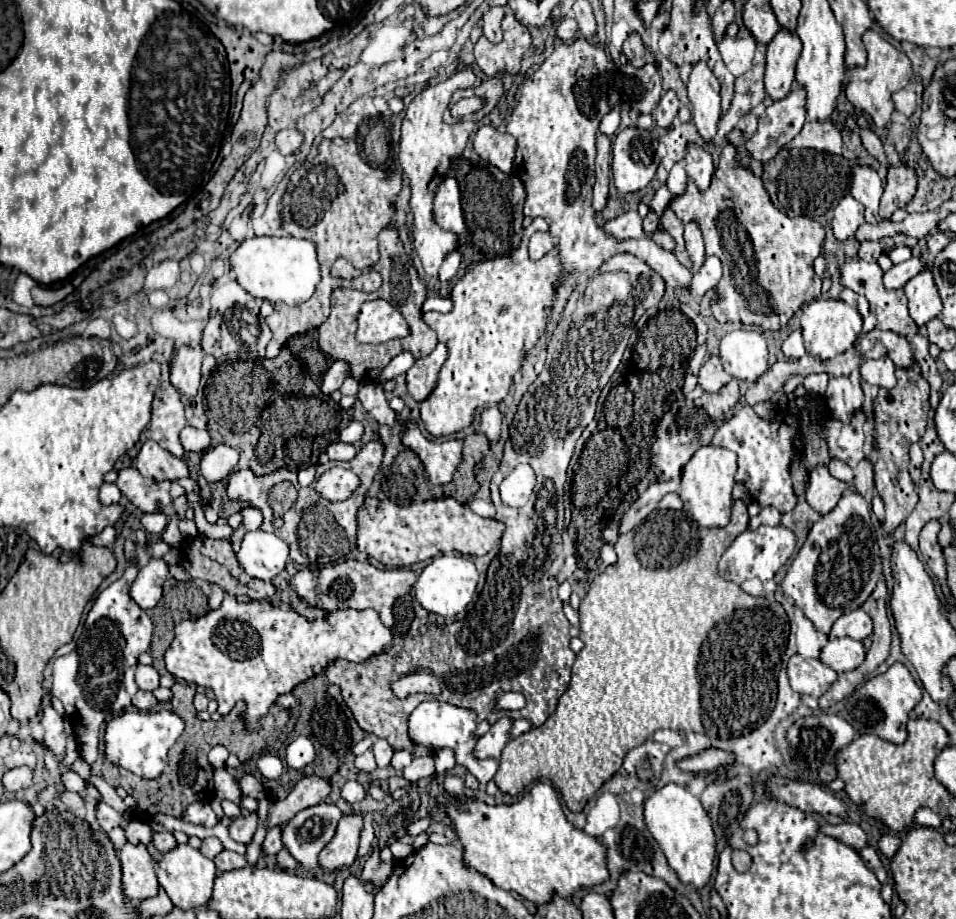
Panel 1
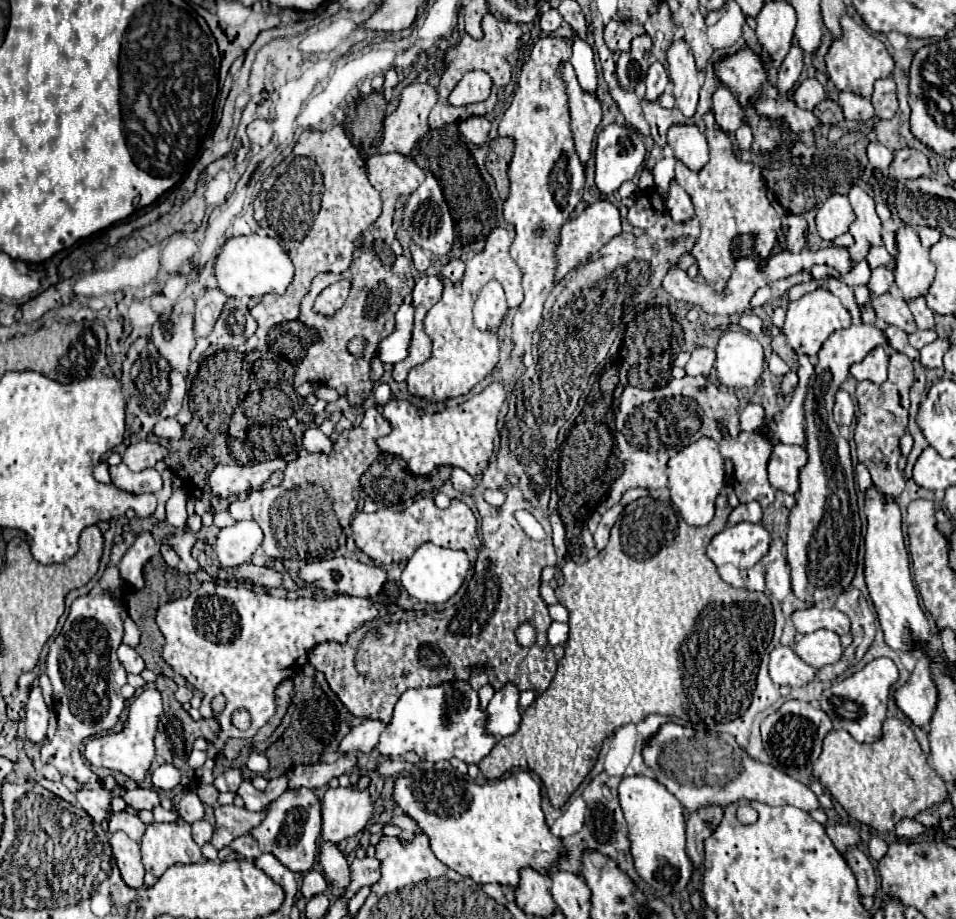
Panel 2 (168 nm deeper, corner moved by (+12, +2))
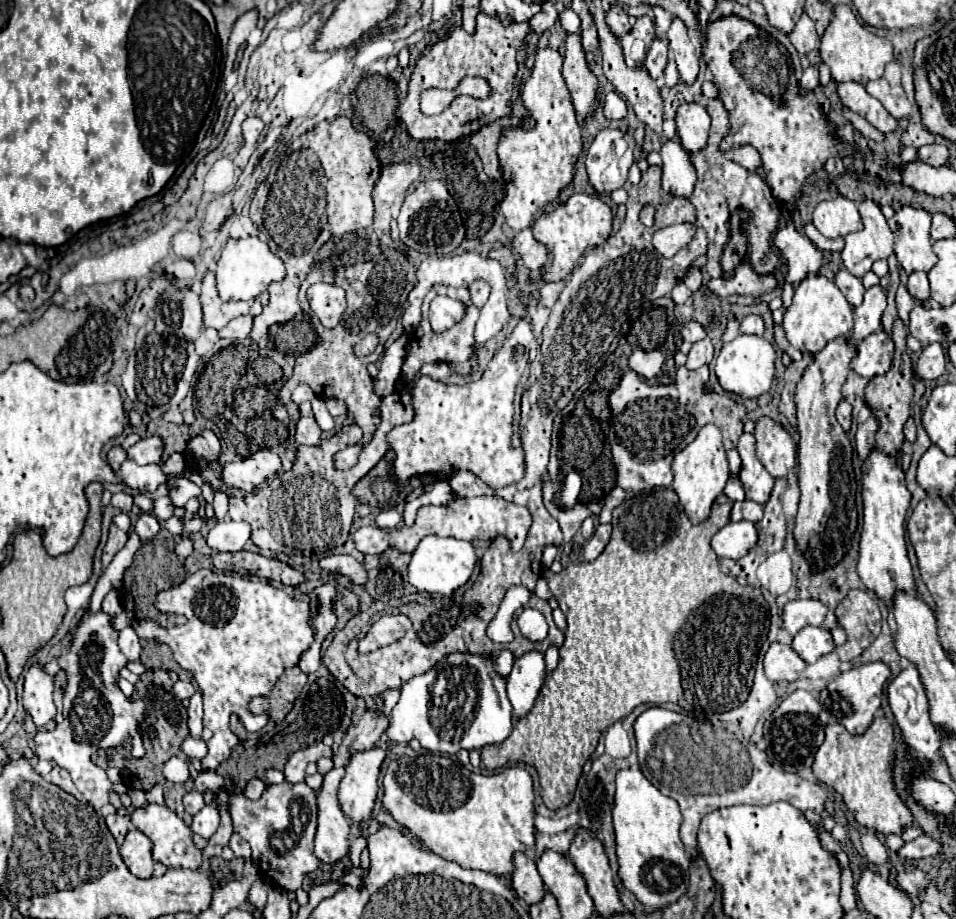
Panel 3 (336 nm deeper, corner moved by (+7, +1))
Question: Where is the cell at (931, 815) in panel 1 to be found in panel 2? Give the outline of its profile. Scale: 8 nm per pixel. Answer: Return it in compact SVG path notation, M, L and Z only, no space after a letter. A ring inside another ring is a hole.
M903 819L897 823L895 827L895 835L897 839L915 839L925 831L925 827L921 823L917 823L915 819Z

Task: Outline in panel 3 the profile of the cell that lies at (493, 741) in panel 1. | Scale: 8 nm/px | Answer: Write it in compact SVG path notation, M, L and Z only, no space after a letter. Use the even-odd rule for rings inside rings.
M526 652L514 662L514 668L506 680L508 700L512 704L512 716L516 720L526 718L534 706L534 700L544 684L544 654Z

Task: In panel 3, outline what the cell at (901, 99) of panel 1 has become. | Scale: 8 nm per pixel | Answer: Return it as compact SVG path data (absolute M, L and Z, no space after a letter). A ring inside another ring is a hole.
M880 78L876 82L868 82L864 88L870 96L874 96L882 102L882 106L888 110L890 116L894 116L896 120L908 118L912 108L910 108L910 102L906 100L906 94L904 94L900 84L894 86L886 78Z

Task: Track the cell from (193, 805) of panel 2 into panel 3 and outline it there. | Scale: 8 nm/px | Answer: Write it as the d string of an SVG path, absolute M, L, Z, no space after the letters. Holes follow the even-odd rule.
M190 790L186 796L184 796L184 808L188 814L198 814L202 808L204 808L204 796L198 792L198 790Z

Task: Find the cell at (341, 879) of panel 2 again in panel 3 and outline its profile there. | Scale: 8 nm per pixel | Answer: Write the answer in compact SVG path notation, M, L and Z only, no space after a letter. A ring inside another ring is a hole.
M332 768L324 776L324 786L318 792L318 832L314 840L314 852L324 862L334 866L348 856L350 822L342 814L336 800L336 790L344 778L344 768Z

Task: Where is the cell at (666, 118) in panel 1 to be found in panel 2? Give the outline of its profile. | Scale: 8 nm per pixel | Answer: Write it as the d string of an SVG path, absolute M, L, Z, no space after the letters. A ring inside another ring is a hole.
M653 61L651 67L647 69L645 81L647 81L647 95L645 97L649 101L657 101L659 95L665 91L667 83L669 83L669 75L667 75L665 67L659 61Z

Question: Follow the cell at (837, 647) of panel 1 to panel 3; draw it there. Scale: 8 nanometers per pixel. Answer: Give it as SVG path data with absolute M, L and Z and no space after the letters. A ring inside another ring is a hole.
M806 626L794 636L792 648L806 664L814 664L818 658L830 654L836 648L836 644L828 630L816 628L816 626Z

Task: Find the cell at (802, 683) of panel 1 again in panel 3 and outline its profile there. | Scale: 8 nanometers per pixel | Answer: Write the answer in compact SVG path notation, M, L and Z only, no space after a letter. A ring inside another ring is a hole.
M780 642L770 644L768 654L764 658L764 670L768 680L772 682L794 682L804 672L806 662L792 650L792 646L784 646Z

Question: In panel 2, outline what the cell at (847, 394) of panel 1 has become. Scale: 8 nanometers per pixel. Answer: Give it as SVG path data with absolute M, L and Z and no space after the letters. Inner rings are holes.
M839 389L837 395L835 395L835 409L833 409L833 415L835 415L835 423L837 425L851 425L853 421L853 401L849 397L847 391Z

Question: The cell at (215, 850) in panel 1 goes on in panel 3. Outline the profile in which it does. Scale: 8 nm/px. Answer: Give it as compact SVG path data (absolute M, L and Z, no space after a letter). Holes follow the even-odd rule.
M204 806L196 816L194 816L194 822L192 822L192 832L194 834L200 834L204 840L212 838L212 834L218 830L218 824L220 824L220 816L218 816L218 810L216 806Z

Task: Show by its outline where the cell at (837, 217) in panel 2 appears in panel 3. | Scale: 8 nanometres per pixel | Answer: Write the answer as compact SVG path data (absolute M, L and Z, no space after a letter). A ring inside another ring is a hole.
M844 196L820 202L814 210L812 222L826 238L838 238L862 230L862 220L856 202Z

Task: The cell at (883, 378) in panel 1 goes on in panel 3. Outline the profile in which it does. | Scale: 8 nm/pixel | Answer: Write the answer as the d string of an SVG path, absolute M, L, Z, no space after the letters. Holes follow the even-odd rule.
M880 332L858 342L858 354L850 362L850 368L864 378L874 378L890 370L892 358L894 358L894 342L888 334Z

